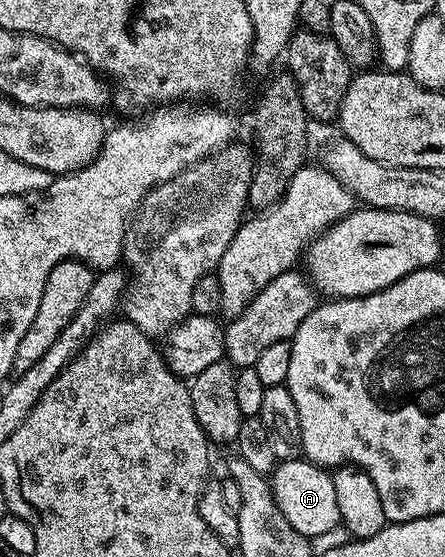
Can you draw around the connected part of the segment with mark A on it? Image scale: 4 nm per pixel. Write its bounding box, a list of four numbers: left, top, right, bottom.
[272,457,342,537]

